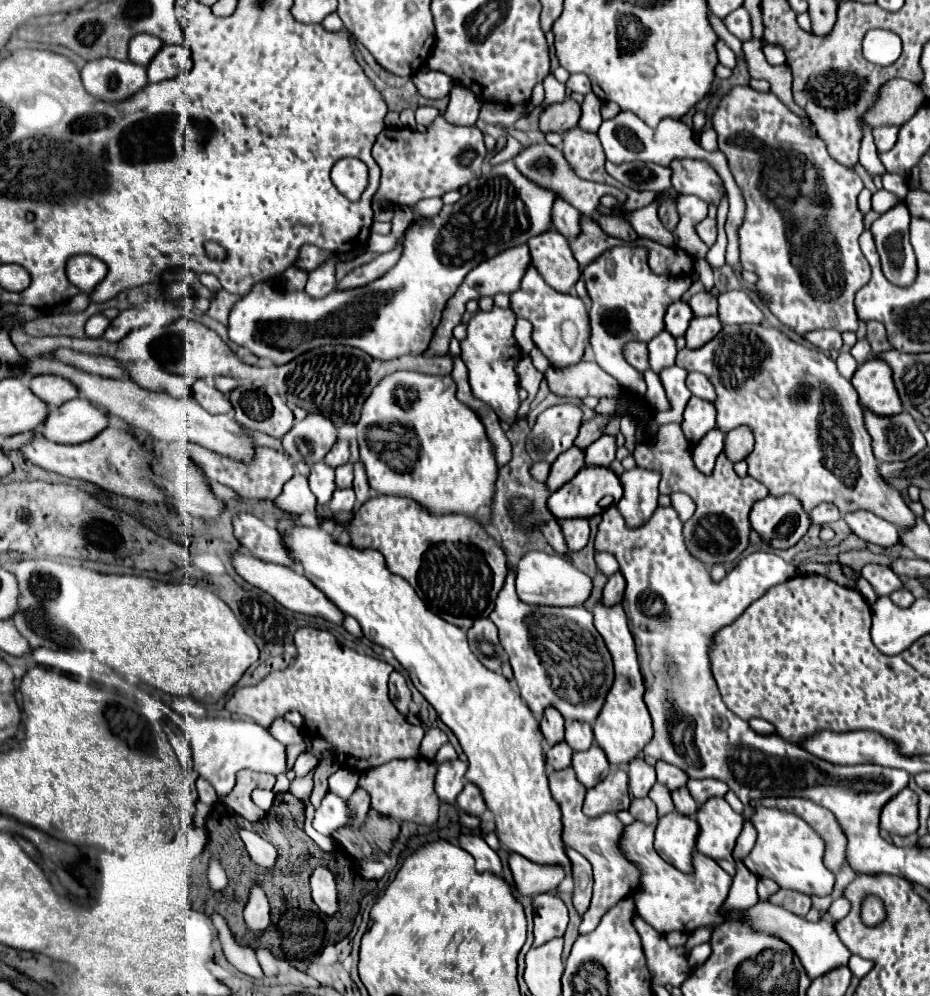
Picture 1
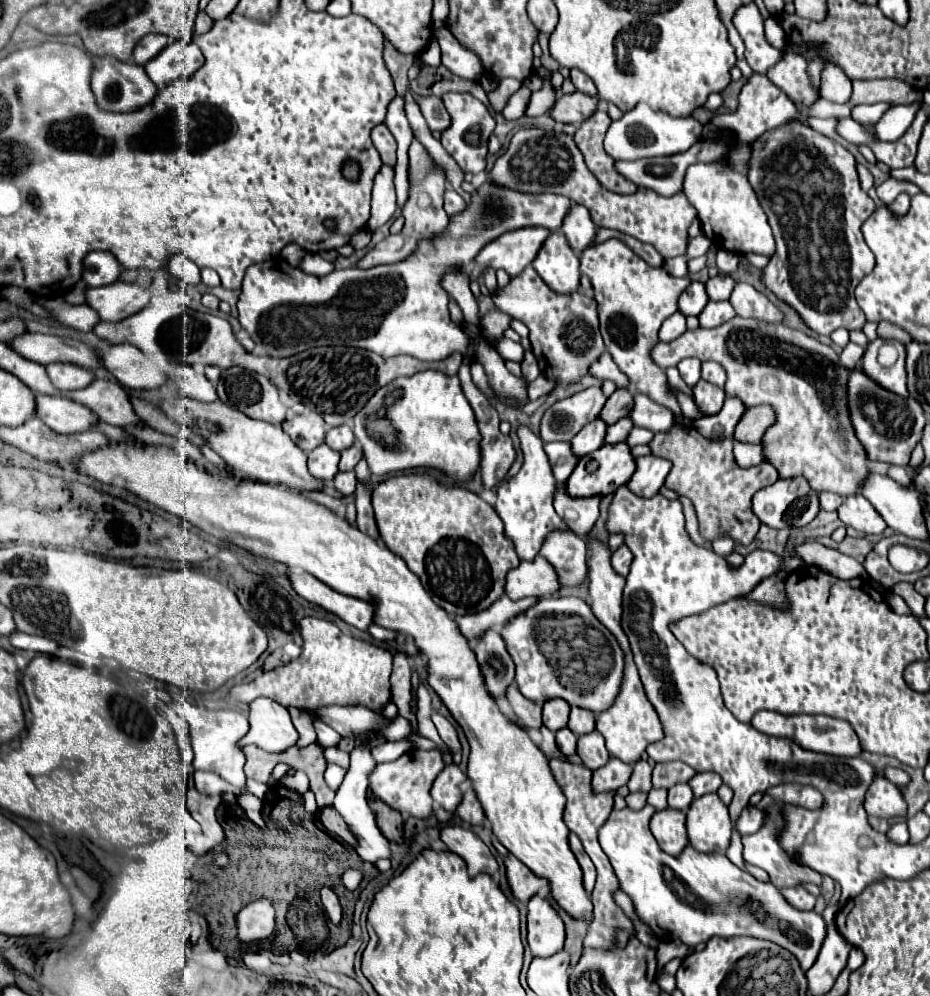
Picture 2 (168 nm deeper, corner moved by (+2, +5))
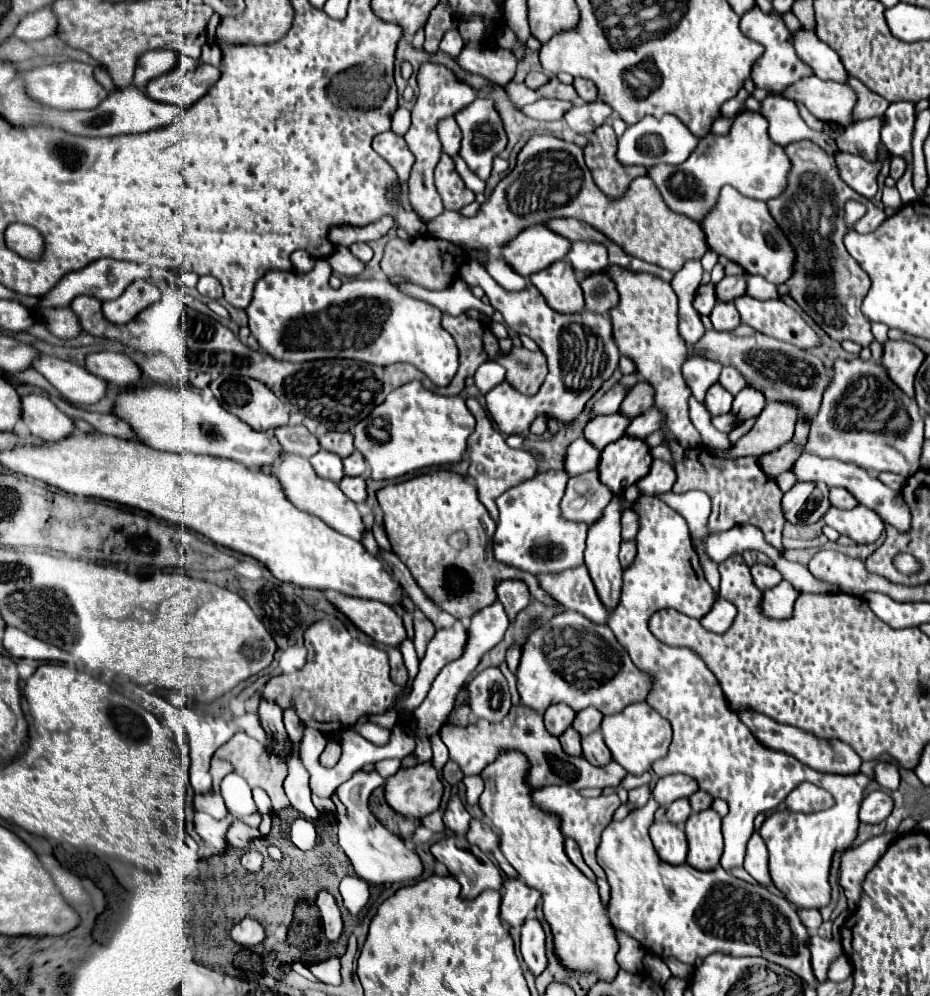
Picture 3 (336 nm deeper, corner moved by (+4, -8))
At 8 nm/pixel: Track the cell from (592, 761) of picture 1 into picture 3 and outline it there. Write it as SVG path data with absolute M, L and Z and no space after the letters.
M594 731L592 735L582 737L582 755L596 767L604 767L604 763L610 763L610 751L602 741L602 733Z

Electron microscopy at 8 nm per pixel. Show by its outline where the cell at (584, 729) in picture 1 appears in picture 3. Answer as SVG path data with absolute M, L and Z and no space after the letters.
M588 707L588 709L582 709L582 711L576 713L572 727L574 727L582 737L586 737L586 735L594 733L596 729L600 729L600 723L602 723L600 711L596 711L594 707Z

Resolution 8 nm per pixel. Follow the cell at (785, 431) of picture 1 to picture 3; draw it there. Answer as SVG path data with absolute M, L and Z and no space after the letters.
M740 325L734 331L718 333L718 331L706 331L700 339L700 343L694 343L688 347L688 359L692 355L704 355L706 359L716 359L722 367L730 365L736 367L744 379L748 379L748 387L756 387L756 391L764 391L764 397L768 403L796 403L798 419L812 419L816 417L816 411L820 409L820 399L828 387L830 373L826 371L824 363L814 357L812 353L806 353L804 349L792 347L790 343L784 343L780 339L768 337L758 333L756 329L748 325Z

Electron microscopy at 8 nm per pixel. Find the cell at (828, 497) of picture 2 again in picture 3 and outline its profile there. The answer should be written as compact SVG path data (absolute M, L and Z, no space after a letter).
M830 489L830 505L836 509L852 509L858 505L846 489Z

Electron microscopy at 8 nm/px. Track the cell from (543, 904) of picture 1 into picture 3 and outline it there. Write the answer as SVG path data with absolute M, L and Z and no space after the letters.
M528 917L522 925L522 941L520 941L520 953L526 961L526 965L532 969L534 975L544 973L548 967L546 957L546 935L542 929L542 923L536 917Z

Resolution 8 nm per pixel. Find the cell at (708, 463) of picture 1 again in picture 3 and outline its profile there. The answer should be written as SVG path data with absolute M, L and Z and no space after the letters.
M742 389L732 403L732 411L736 411L736 415L744 415L744 421L752 419L754 415L758 415L764 409L764 395L756 389Z

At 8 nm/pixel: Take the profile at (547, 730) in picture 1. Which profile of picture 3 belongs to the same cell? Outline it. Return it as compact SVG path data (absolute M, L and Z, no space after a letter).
M556 703L556 705L552 705L552 707L546 709L546 713L544 713L544 725L546 725L546 729L548 729L550 735L560 737L572 725L574 715L576 713L568 705Z

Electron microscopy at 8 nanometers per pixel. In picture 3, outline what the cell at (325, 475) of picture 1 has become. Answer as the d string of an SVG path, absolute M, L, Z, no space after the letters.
M320 449L316 455L310 457L310 463L316 471L316 475L324 477L324 479L330 479L334 483L338 483L342 477L344 477L344 471L342 471L342 459L330 451L324 451Z

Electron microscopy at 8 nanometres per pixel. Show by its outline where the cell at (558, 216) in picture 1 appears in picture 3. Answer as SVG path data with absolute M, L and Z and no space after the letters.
M572 243L566 259L572 263L572 267L578 273L582 273L582 271L596 273L608 265L606 245L602 245L602 243Z

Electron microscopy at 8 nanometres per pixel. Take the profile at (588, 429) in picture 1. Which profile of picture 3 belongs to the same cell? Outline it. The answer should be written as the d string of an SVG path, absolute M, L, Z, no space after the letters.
M636 383L628 395L624 397L624 403L620 405L620 411L624 411L624 415L628 415L630 419L634 419L636 415L642 415L644 411L648 411L652 407L652 387L648 383Z

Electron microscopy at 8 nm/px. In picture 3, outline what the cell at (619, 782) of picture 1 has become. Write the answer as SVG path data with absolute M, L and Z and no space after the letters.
M524 705L512 707L510 713L502 719L502 723L488 723L484 719L480 719L478 725L468 725L468 727L456 727L456 725L446 723L440 729L440 737L450 751L450 759L460 765L464 775L478 775L504 749L516 749L528 757L528 761L532 765L530 773L528 773L528 783L536 785L536 787L544 787L544 785L552 785L552 783L556 783L556 785L568 783L574 789L584 789L584 787L618 789L622 785L622 779L628 775L614 761L604 767L594 767L584 757L566 755L556 737L550 735L550 739L548 739L548 731L542 723L542 717L534 709L524 707Z

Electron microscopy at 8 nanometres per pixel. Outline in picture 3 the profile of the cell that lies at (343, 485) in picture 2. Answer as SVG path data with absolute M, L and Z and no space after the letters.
M344 477L338 483L340 491L344 491L344 495L348 495L348 499L352 499L354 503L360 503L366 499L366 485L362 477Z

